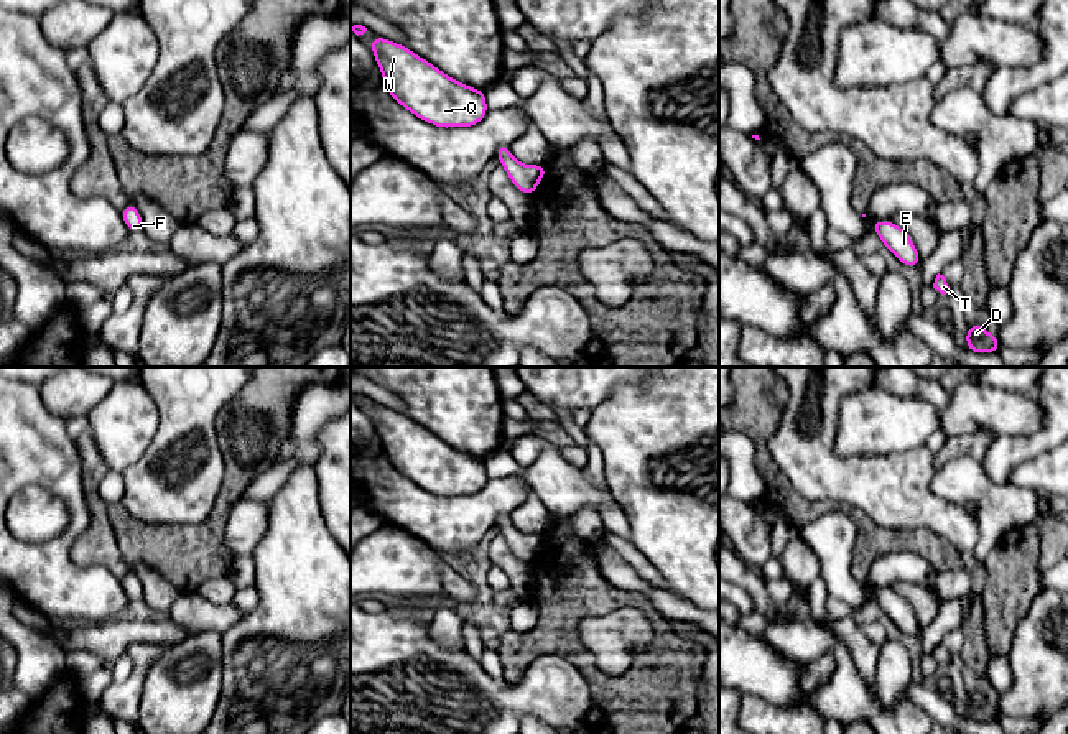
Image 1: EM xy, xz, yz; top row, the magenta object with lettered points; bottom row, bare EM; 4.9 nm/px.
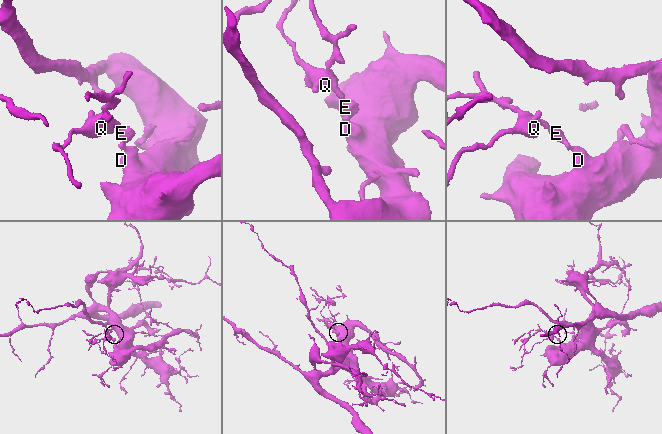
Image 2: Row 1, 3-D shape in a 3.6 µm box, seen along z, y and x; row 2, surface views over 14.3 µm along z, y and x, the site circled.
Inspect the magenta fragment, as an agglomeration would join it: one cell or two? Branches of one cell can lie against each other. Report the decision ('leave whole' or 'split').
leave whole

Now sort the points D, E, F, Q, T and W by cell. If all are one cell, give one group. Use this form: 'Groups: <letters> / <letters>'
Groups: D E F Q T W

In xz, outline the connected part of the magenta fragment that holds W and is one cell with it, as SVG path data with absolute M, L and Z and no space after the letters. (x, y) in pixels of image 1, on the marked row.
M375 36L370 51L390 97L439 128L474 127L487 115L485 92L454 81L406 46Z

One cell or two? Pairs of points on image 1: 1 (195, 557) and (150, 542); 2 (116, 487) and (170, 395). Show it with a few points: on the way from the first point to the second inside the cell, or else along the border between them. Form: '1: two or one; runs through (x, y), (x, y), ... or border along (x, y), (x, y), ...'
1: one; runs through (183, 553), (162, 547)
2: two; border along (119, 473), (124, 483), (122, 501)

